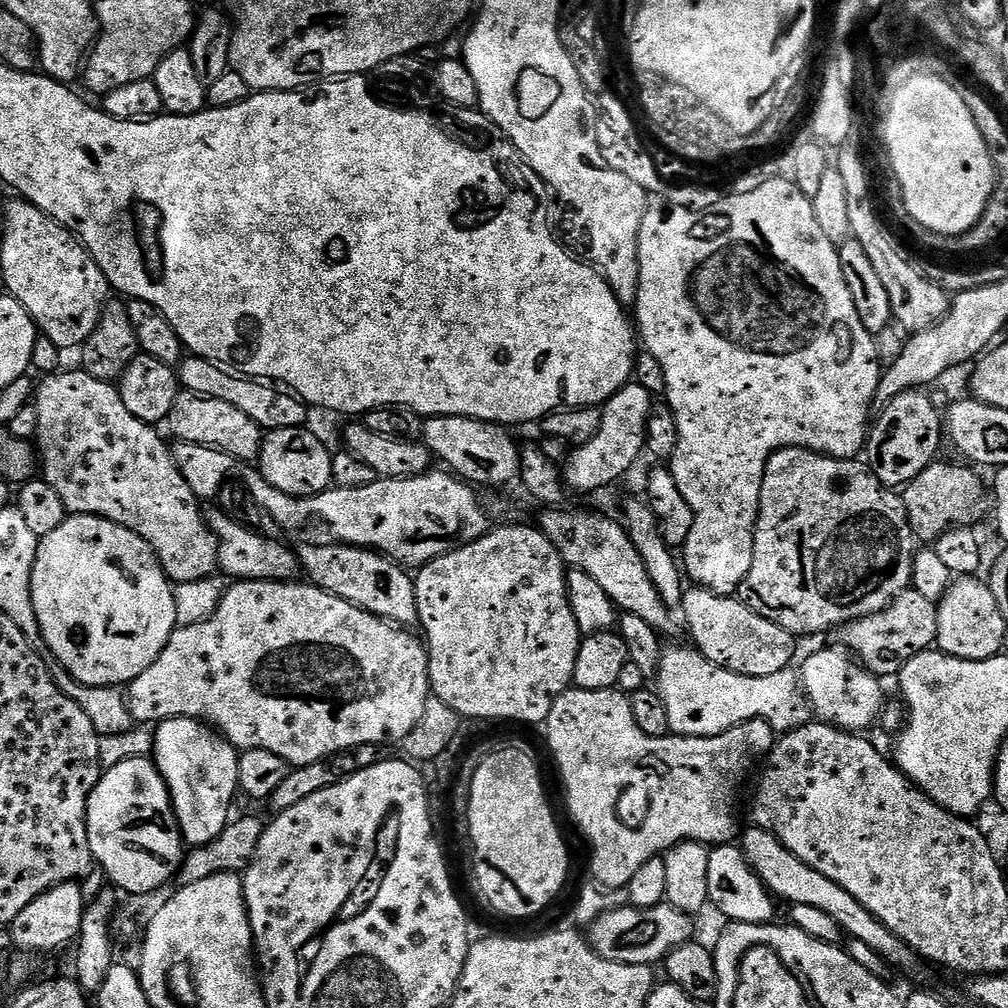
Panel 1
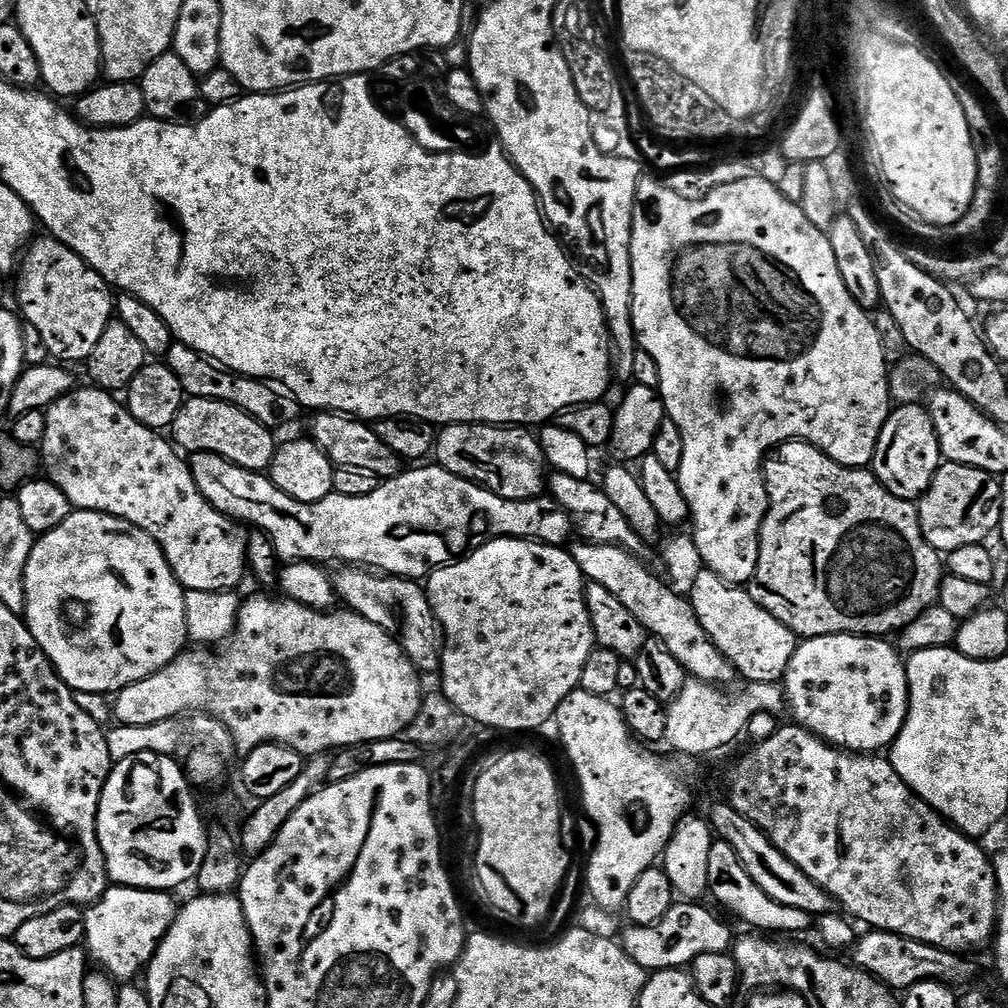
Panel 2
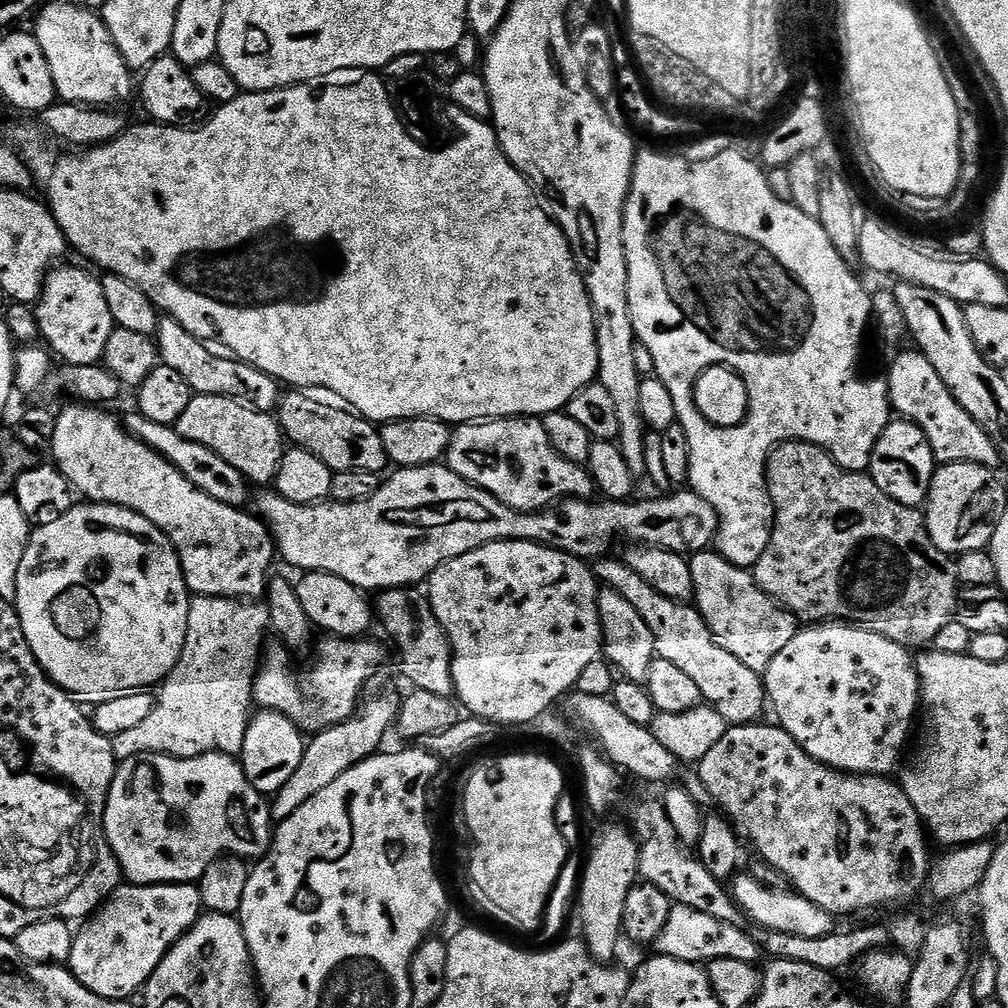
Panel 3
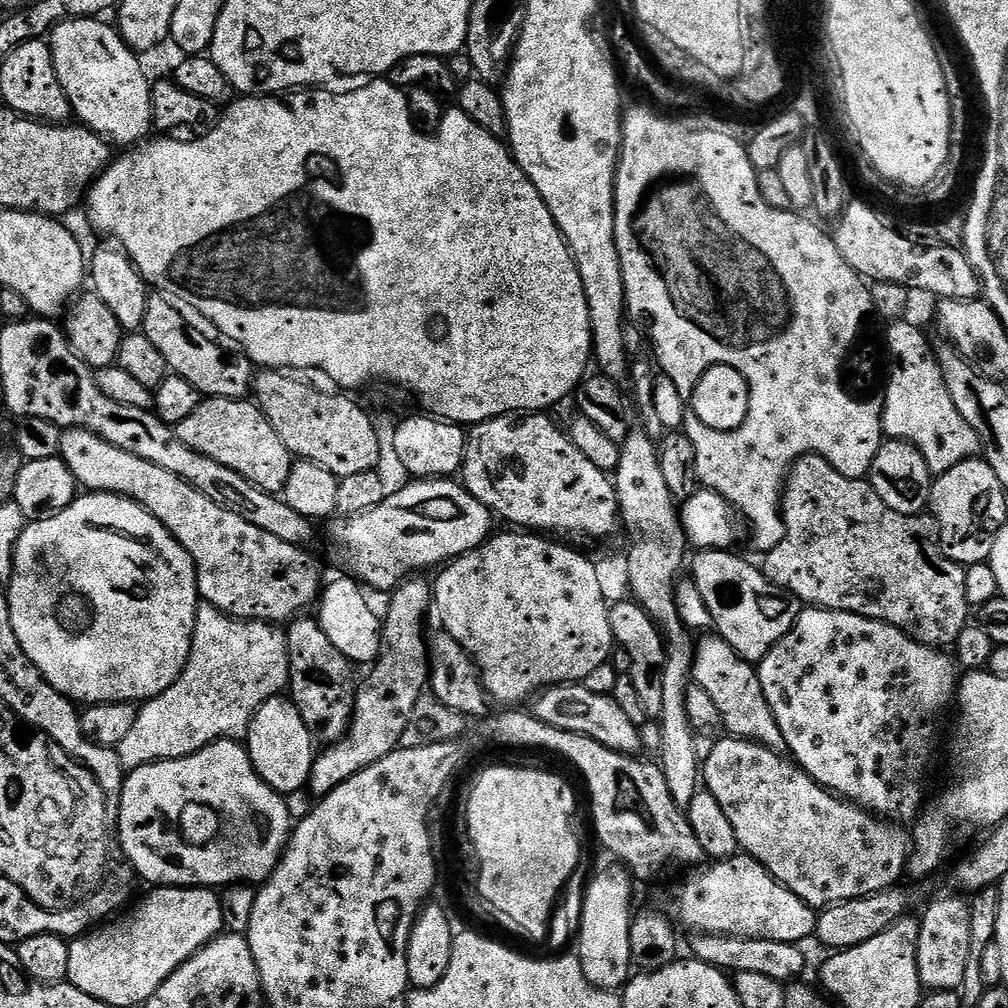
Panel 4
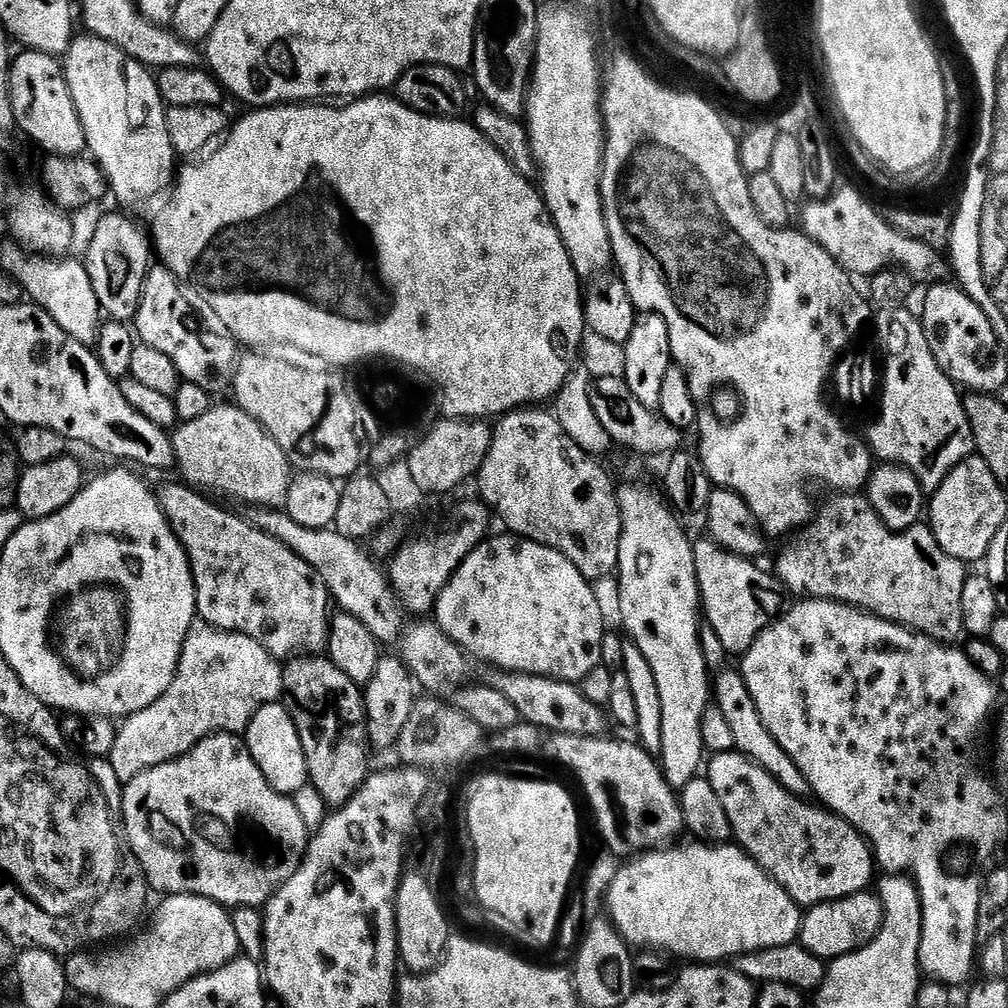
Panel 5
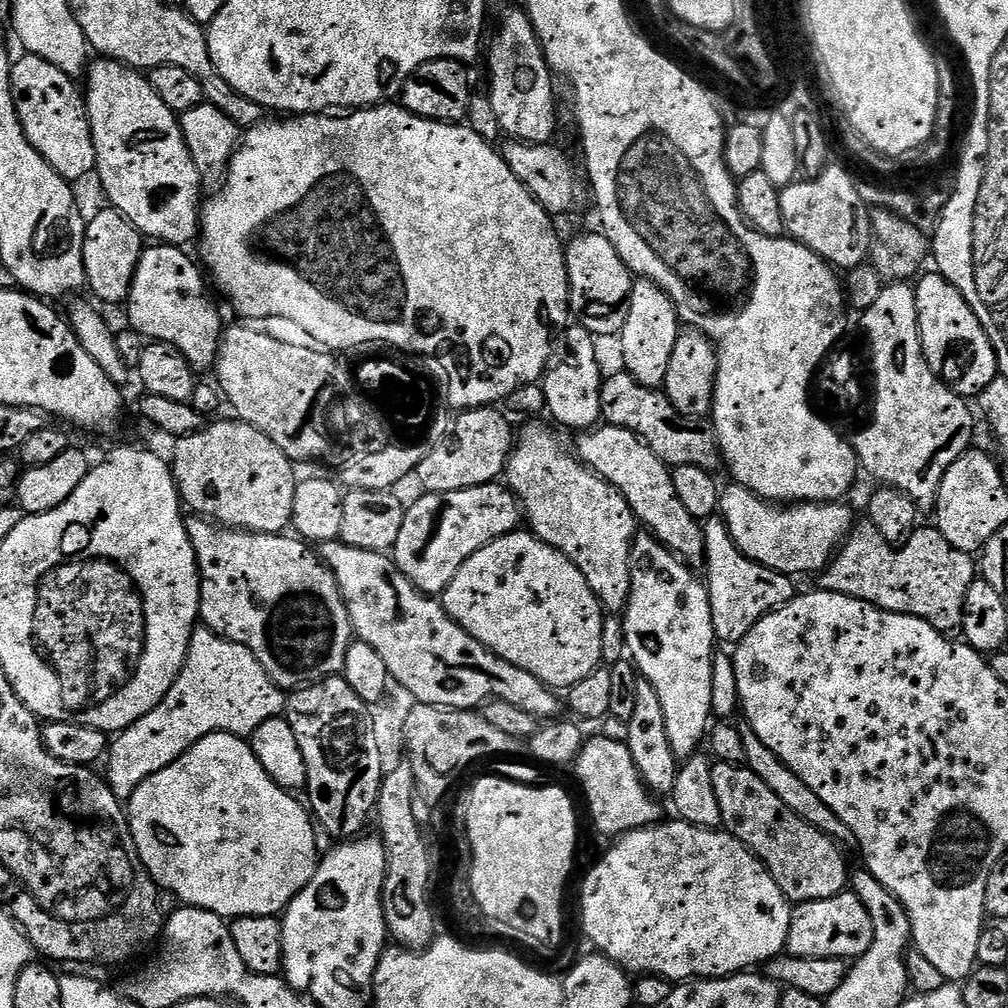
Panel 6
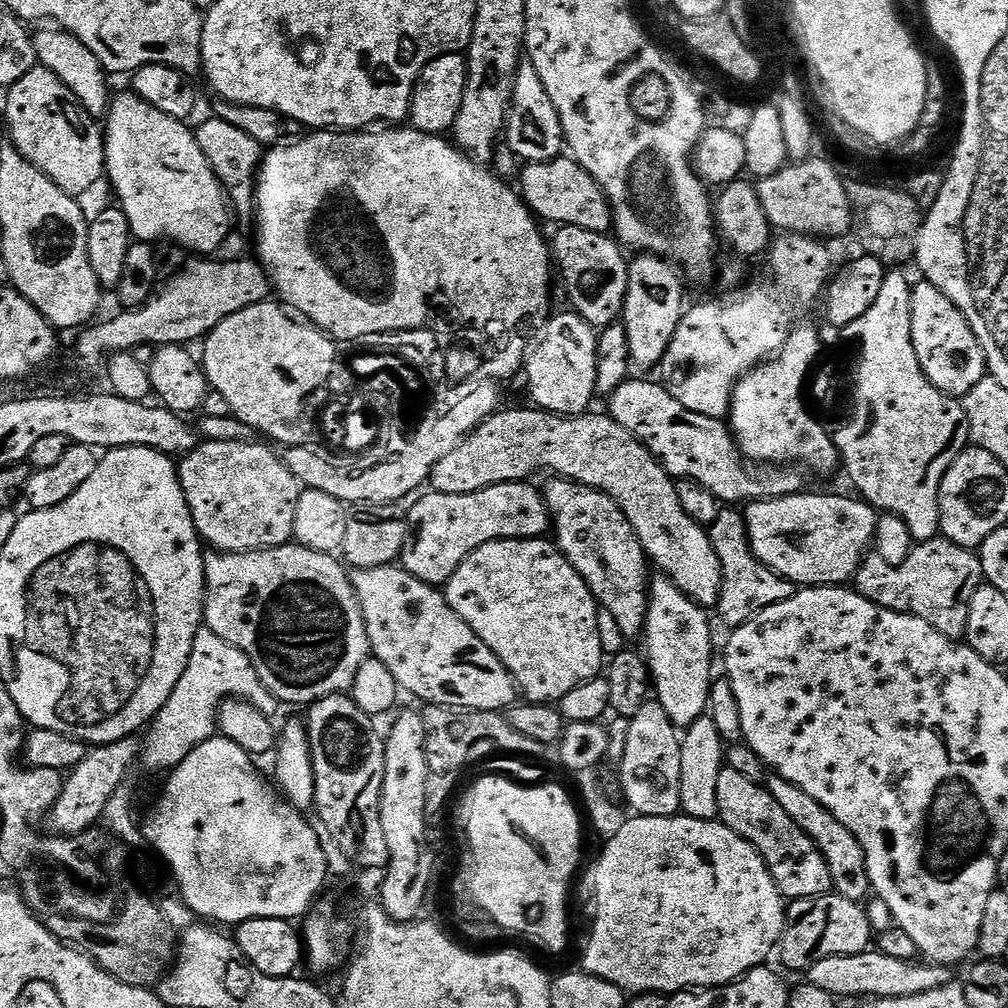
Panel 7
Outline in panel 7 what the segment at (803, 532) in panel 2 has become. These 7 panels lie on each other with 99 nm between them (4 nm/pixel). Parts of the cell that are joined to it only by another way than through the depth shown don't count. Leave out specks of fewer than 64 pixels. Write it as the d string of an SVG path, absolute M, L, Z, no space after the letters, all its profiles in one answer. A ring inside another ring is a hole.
M943 538L917 543L912 549L912 553L906 558L906 562L902 562L902 566L897 568L887 564L880 556L869 554L860 563L860 569L856 571L854 577L855 591L870 602L895 612L905 612L911 616L922 618L926 622L930 622L930 626L934 626L934 630L938 630L943 636L949 636L951 640L955 641L959 641L963 637L966 630L968 603L974 590L978 590L983 583L985 583L984 571L979 555L971 548L963 548Z

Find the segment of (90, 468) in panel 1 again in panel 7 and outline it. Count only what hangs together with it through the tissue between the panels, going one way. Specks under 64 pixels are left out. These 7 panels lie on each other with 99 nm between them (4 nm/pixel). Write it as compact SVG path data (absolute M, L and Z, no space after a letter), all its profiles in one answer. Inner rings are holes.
M295 542L286 543L280 548L264 548L261 552L209 551L204 557L204 624L211 632L218 634L218 638L230 642L230 646L238 646L242 654L249 656L254 662L254 670L258 670L258 678L262 678L262 682L271 690L277 701L284 703L285 700L288 704L307 706L323 696L347 693L354 682L354 674L358 674L358 666L362 666L362 662L370 656L366 626L356 592L352 589L349 569L335 555L315 552Z

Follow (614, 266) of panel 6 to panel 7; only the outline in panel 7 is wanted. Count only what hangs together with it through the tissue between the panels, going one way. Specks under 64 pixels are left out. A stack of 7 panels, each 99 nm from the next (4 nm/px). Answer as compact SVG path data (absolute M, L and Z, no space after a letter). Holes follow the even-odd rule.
M561 225L555 232L555 238L551 239L550 248L553 259L564 278L566 288L570 291L571 309L581 316L583 320L597 330L603 330L615 323L623 313L626 296L626 286L629 284L628 266L621 245L607 233L582 230L580 227Z

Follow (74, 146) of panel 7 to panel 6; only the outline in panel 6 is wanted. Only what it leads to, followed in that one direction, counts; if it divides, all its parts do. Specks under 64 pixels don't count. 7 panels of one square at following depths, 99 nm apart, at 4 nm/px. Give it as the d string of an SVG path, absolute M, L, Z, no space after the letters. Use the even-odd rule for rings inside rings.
M21 55L12 65L12 89L14 90L14 102L18 106L18 118L22 118L22 130L26 130L26 138L50 166L64 180L77 182L83 176L92 176L96 170L96 151L94 150L94 138L88 121L88 105L85 97L76 89L77 81L71 76L62 74L58 66L50 66L37 56Z

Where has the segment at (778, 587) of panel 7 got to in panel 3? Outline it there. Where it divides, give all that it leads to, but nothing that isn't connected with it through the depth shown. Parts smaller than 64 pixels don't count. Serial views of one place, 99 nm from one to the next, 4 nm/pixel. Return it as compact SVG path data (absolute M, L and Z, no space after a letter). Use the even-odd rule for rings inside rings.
M715 550L697 552L689 559L690 574L694 574L694 604L702 618L722 646L730 650L738 662L750 666L750 670L763 674L778 658L782 649L798 630L796 615L783 608L777 600L771 600L756 585L755 575L747 568L739 568Z

